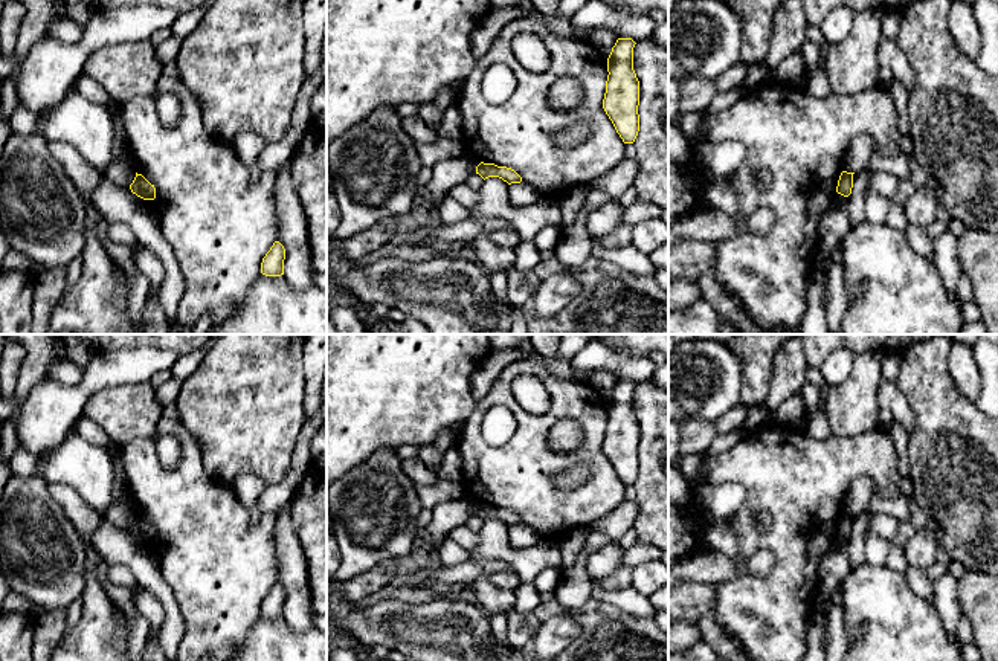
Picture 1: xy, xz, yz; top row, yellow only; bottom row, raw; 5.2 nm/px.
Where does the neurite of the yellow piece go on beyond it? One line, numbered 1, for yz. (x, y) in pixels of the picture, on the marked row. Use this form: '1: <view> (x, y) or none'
1: none

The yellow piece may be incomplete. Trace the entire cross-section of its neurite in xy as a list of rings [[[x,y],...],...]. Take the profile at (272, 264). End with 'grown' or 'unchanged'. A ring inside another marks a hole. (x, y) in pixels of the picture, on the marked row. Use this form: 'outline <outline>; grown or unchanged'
outline [[[275,241],[261,263],[261,273],[266,276],[284,275],[285,249],[279,241]]]; unchanged

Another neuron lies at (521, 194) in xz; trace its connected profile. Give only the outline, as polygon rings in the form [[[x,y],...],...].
[[[520,182],[508,185],[508,198],[513,206],[522,208],[539,203],[543,197],[536,192],[530,185]]]

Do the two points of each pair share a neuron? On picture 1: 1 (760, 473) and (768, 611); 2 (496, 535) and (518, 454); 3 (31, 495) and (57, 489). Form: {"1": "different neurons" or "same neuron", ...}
{"1": "same neuron", "2": "different neurons", "3": "different neurons"}

